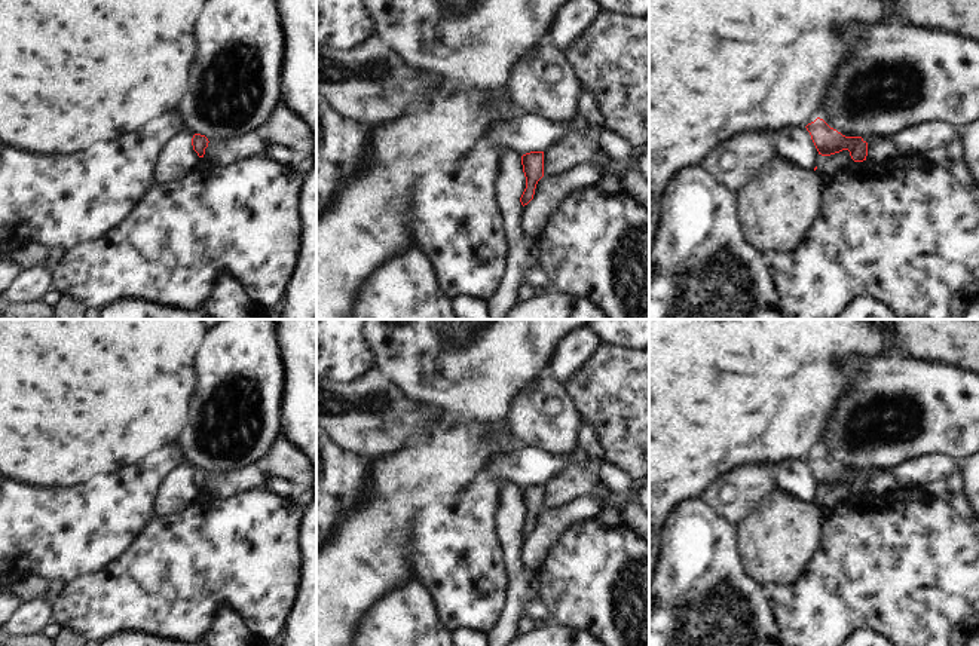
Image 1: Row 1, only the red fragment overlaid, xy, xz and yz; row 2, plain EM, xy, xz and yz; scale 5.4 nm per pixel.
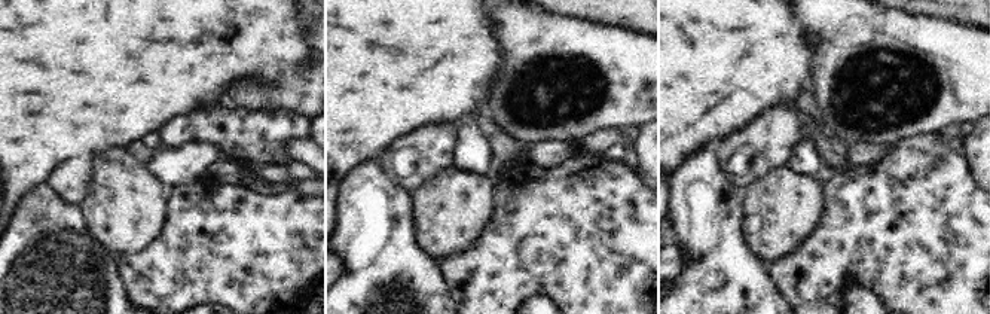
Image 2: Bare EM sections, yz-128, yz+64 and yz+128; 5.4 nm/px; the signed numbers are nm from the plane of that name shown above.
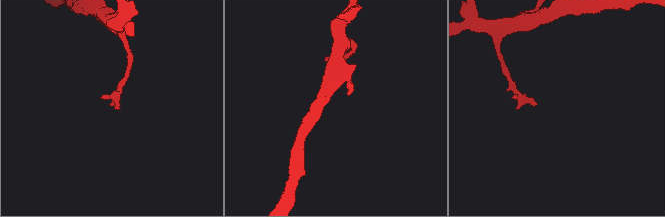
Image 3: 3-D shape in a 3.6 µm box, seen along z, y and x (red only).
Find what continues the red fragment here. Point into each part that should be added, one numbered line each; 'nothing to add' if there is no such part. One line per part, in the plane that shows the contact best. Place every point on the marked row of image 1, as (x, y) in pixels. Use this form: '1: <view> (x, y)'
nothing to add

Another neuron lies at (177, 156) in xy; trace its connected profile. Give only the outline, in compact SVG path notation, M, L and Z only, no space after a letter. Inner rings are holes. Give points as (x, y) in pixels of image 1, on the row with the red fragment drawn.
M186 128L172 135L160 149L155 163L155 181L172 181L187 174L199 160L192 146L193 134Z

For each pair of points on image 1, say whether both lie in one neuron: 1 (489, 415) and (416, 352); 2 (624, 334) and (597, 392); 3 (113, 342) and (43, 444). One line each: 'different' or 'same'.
1: same
2: different
3: same

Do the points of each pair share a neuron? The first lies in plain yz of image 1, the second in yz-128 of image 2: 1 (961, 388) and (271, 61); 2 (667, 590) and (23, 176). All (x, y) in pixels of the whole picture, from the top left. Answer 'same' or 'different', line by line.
1: different
2: different

